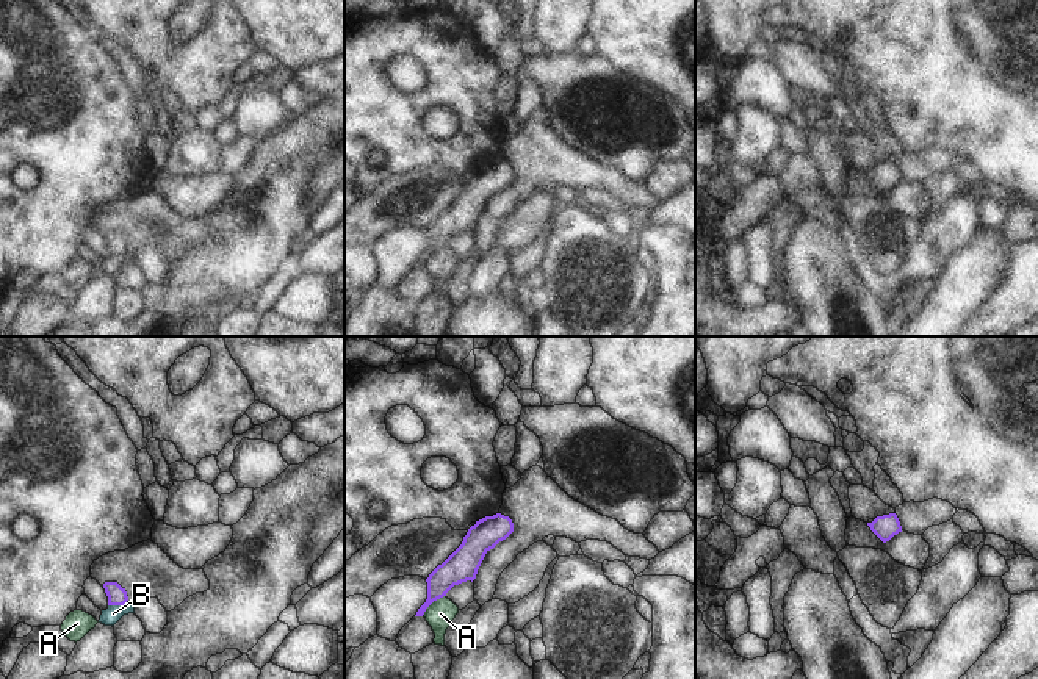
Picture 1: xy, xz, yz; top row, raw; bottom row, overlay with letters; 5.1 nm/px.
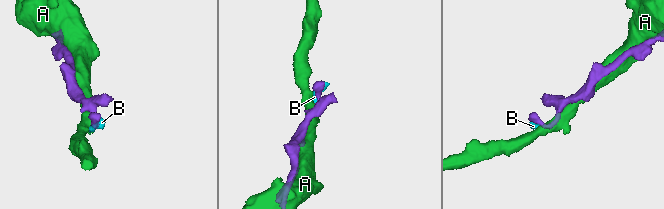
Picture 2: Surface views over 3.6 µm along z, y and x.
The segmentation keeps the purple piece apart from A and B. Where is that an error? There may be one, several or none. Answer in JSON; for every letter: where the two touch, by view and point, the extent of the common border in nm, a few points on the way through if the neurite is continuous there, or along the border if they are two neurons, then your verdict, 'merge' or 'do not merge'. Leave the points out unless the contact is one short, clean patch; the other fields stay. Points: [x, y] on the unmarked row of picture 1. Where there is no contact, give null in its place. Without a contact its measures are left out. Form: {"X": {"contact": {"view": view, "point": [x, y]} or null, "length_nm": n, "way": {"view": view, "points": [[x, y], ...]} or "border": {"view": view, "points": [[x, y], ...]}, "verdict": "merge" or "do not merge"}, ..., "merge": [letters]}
{"A": {"contact": {"view": "xz", "point": [432, 251]}, "length_nm": 170, "verdict": "do not merge"}, "B": {"contact": {"view": "xy", "point": [118, 254]}, "length_nm": 110, "border": {"view": "xy", "points": [[127, 252], [108, 255]]}, "verdict": "do not merge"}, "merge": []}

